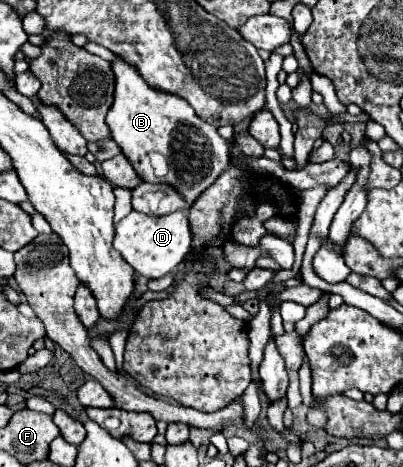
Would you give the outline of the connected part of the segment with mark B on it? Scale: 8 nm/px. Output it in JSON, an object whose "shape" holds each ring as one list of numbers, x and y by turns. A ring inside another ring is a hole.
{"shape":[[122,58,112,62,112,70,116,74,116,92,106,122,114,142,144,182,164,182,192,204,228,168,230,154,226,140,216,132,216,126,198,118,186,100,152,90,136,68,128,66],[152,154,164,158,150,158]]}

